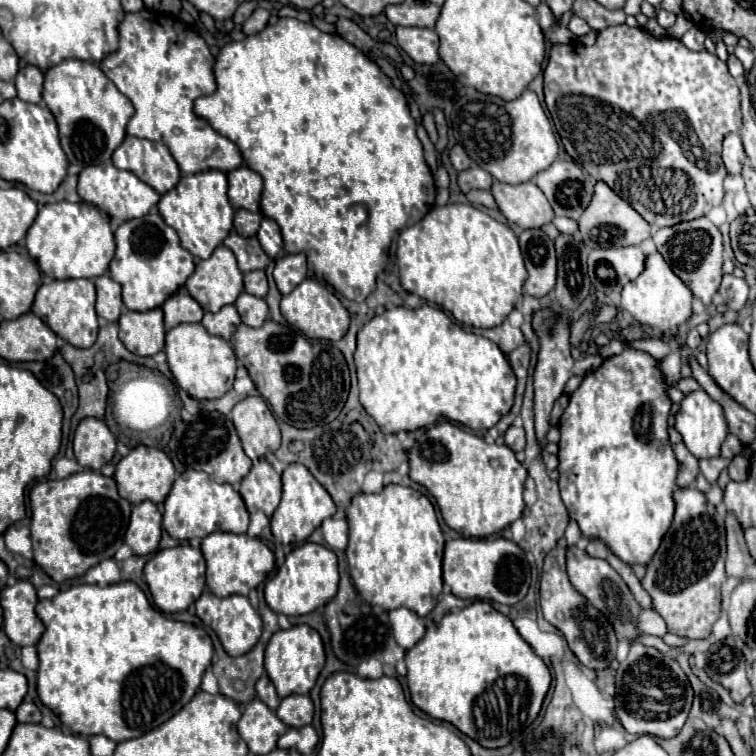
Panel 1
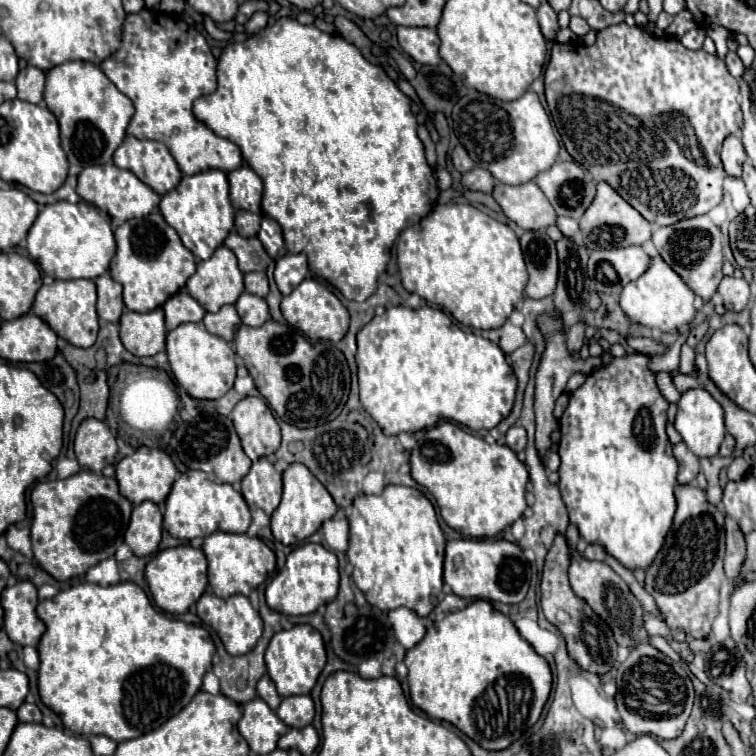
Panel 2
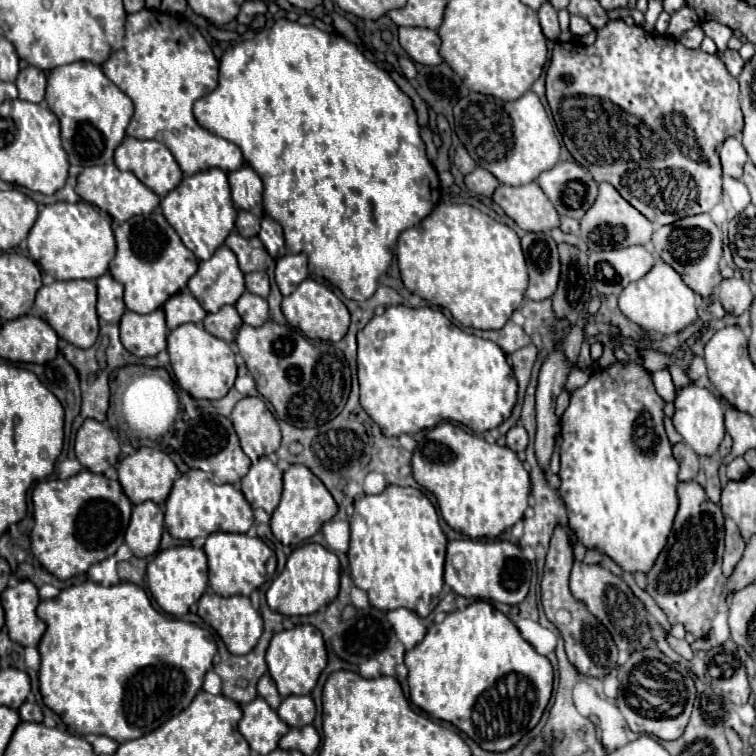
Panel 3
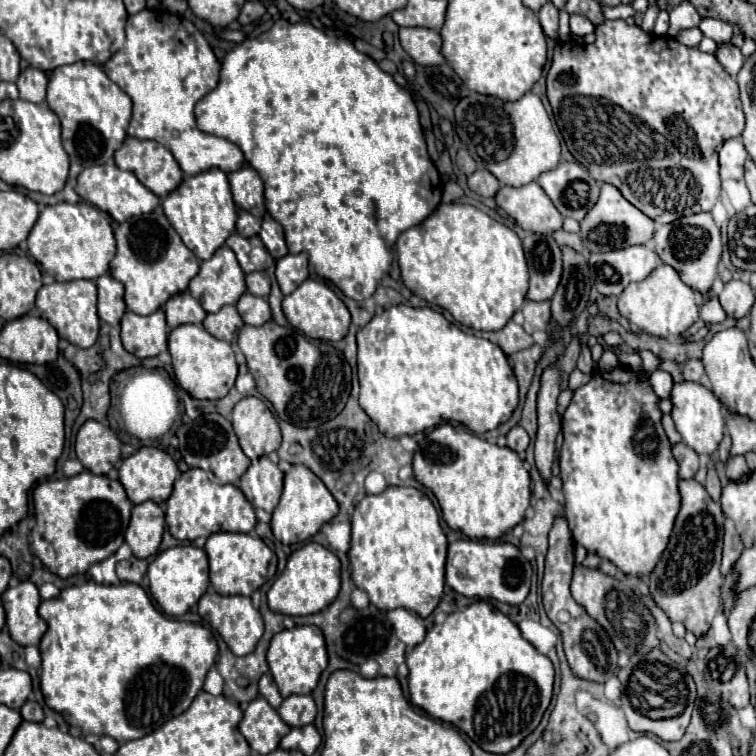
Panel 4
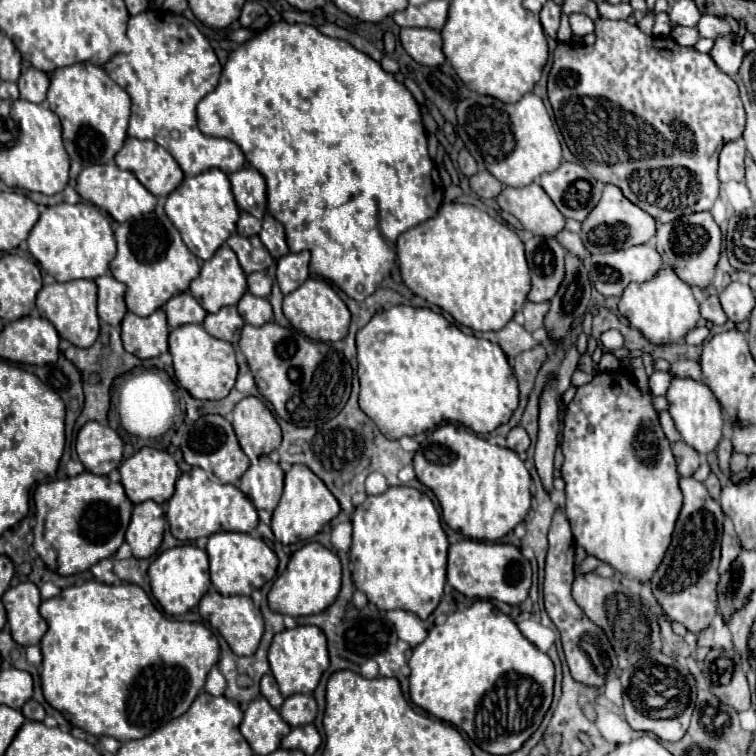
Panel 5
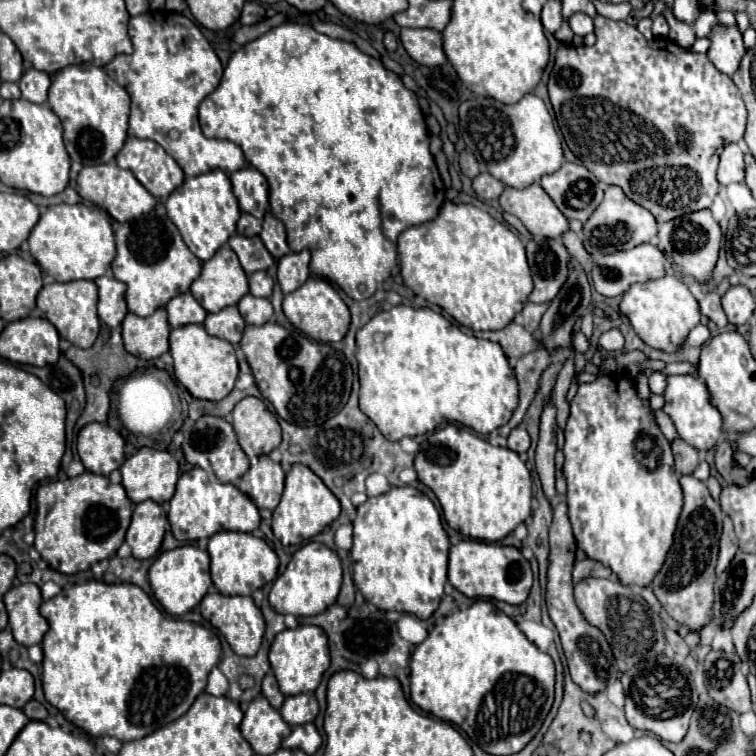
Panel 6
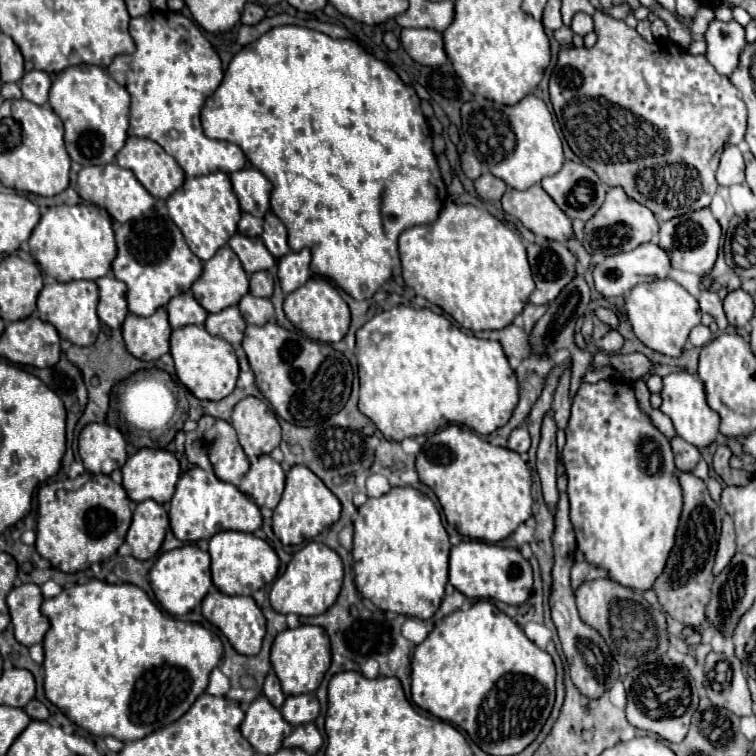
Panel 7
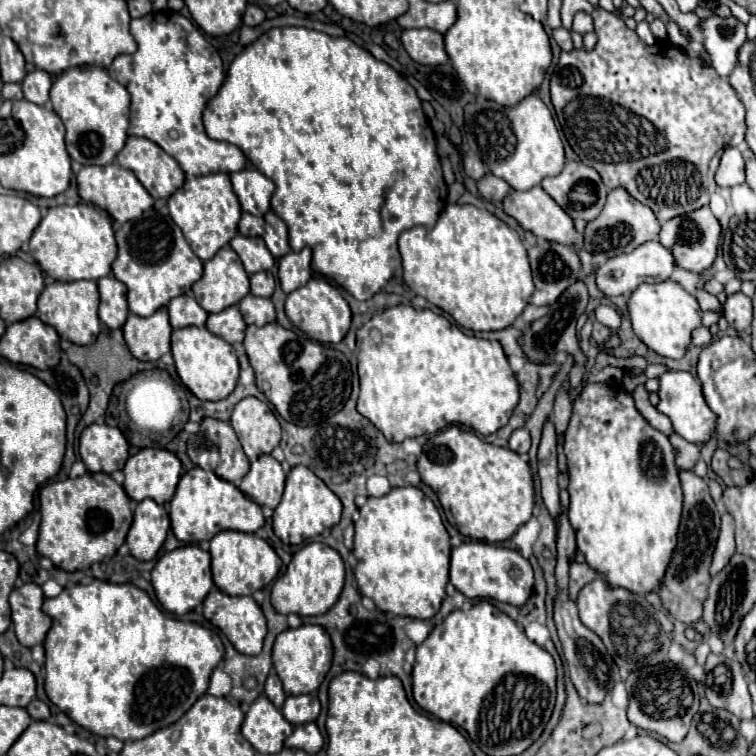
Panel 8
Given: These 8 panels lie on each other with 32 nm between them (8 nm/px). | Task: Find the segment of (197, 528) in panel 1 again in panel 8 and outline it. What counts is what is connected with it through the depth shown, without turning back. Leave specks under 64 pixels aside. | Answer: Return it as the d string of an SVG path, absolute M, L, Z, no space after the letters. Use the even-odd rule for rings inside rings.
M192 468L186 472L176 488L176 494L170 502L170 522L172 532L178 540L188 544L198 544L210 540L218 530L238 530L238 532L256 532L264 526L262 508L244 496L232 482L222 480L202 468Z

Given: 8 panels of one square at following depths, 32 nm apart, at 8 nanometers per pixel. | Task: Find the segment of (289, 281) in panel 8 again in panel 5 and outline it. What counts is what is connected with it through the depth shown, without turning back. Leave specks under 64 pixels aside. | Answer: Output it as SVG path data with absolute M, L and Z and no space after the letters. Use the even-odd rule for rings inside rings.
M302 250L298 254L288 254L278 260L278 272L276 280L280 284L282 294L294 292L304 280L308 278L308 264L310 264L310 252Z

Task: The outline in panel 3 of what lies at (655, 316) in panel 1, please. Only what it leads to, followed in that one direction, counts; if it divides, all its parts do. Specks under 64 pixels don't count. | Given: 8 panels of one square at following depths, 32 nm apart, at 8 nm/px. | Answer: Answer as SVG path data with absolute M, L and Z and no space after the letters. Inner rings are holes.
M660 258L656 260L654 268L644 278L628 284L622 290L622 294L618 298L618 306L628 320L632 320L634 324L638 324L640 328L644 328L648 332L658 332L662 336L680 334L686 326L690 326L692 322L698 320L694 292L682 282L680 274L672 266L662 262Z

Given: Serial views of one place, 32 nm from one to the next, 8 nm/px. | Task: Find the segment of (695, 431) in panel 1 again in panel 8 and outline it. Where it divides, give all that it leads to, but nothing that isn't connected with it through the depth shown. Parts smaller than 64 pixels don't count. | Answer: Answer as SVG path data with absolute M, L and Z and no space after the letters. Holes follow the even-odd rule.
M668 370L662 376L658 376L658 382L660 382L660 388L658 388L660 402L658 402L656 408L658 408L658 412L662 412L670 418L670 422L674 426L674 432L680 434L682 438L686 438L688 442L694 442L694 444L706 442L714 432L716 416L704 402L702 386L700 386L698 378L694 378L690 372Z

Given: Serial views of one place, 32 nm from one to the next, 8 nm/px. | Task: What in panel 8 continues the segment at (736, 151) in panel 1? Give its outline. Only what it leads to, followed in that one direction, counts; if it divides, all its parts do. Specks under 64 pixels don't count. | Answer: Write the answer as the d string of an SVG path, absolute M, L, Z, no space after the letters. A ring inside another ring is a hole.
M726 148L716 172L718 186L736 186L744 182L744 160L738 148Z

